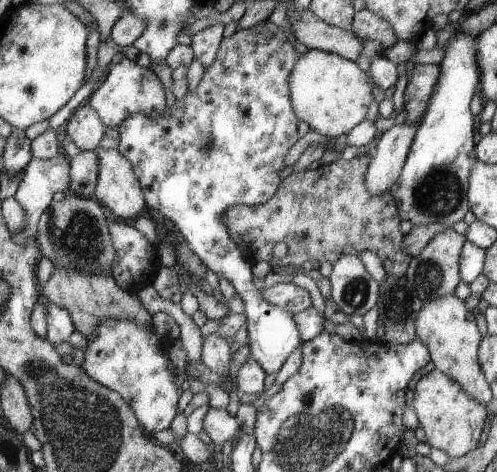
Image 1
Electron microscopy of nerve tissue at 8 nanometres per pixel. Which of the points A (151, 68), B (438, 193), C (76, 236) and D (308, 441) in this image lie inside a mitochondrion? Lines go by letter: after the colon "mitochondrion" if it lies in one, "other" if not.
A: other
B: mitochondrion
C: mitochondrion
D: mitochondrion

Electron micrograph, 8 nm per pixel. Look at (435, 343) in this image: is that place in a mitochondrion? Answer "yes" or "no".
no

